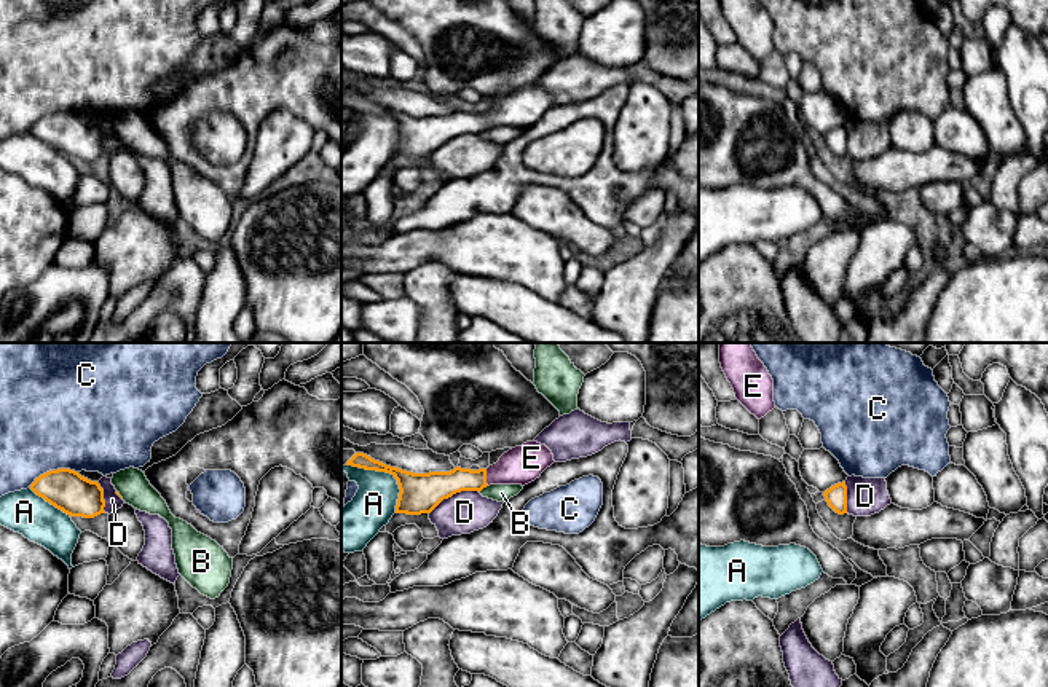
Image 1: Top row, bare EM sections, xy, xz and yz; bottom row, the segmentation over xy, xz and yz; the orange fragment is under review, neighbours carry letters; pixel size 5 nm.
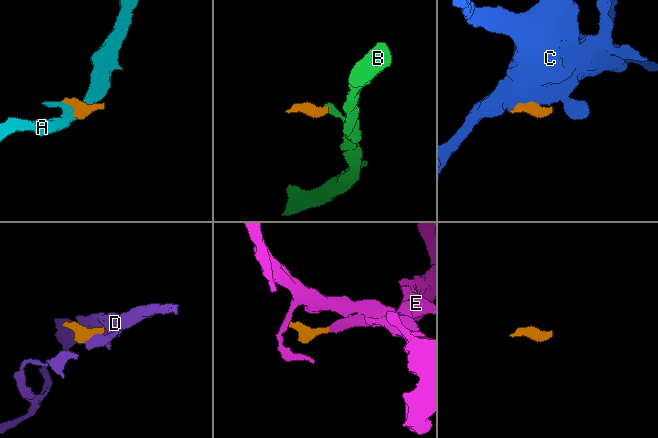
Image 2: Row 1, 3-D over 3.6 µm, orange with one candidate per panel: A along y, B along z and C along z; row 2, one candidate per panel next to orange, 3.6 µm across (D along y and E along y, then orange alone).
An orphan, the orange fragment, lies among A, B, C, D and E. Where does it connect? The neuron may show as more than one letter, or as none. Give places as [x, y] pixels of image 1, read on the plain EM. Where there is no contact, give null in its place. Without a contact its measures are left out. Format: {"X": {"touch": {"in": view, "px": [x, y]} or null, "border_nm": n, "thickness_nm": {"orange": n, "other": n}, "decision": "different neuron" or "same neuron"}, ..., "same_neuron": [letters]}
{"A": {"touch": {"in": "xz", "px": [388, 115]}, "border_nm": 360, "thickness_nm": {"orange": 200, "other": 220}, "decision": "different neuron"}, "B": {"touch": {"in": "xz", "px": [482, 131]}, "border_nm": 60, "thickness_nm": {"orange": 160, "other": 90}, "decision": "different neuron"}, "C": {"touch": {"in": "xy", "px": [53, 113]}, "border_nm": 260, "thickness_nm": {"orange": 200, "other": 480}, "decision": "different neuron"}, "D": {"touch": {"in": "xz", "px": [453, 136]}, "border_nm": 280, "thickness_nm": {"orange": 200, "other": 220}, "decision": "different neuron"}, "E": {"touch": {"in": "xz", "px": [485, 120]}, "border_nm": 90, "thickness_nm": {"orange": 140, "other": 190}, "decision": "same neuron"}, "same_neuron": ["E"]}

